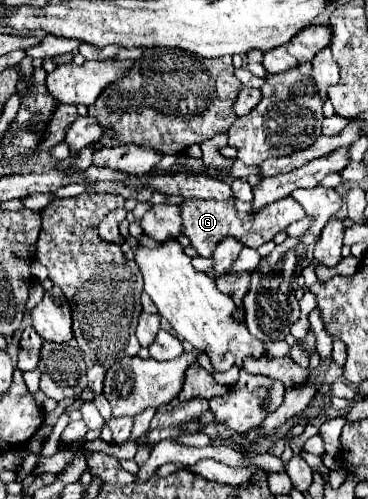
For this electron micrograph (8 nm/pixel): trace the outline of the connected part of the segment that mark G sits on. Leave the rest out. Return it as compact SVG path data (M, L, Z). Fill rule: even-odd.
M284 197L284 201L276 201L276 205L268 205L268 209L260 209L256 217L248 217L248 213L234 209L234 198L228 201L202 201L202 199L190 199L182 203L182 231L190 239L192 247L198 251L200 257L212 257L216 245L228 237L234 235L238 241L244 241L246 247L260 247L274 239L276 233L284 231L290 223L304 219L304 209L298 205L292 197Z

